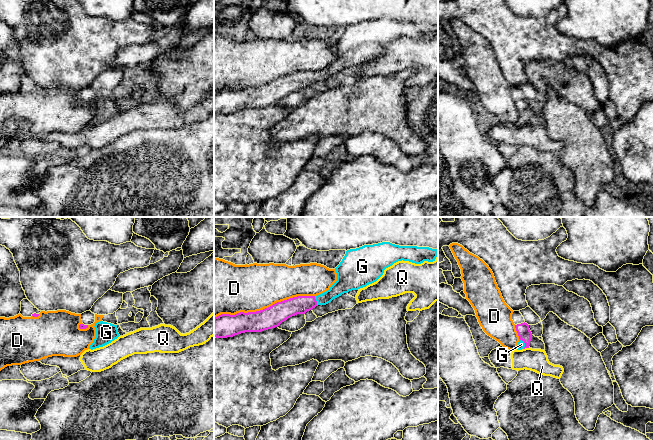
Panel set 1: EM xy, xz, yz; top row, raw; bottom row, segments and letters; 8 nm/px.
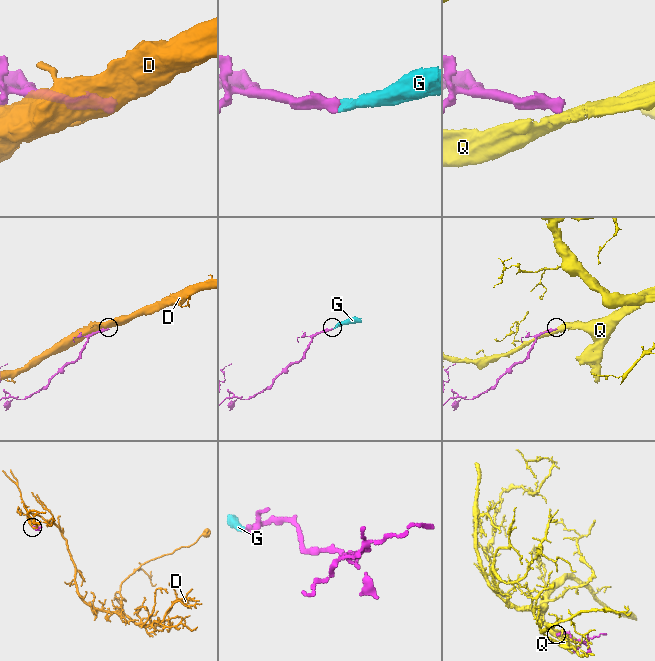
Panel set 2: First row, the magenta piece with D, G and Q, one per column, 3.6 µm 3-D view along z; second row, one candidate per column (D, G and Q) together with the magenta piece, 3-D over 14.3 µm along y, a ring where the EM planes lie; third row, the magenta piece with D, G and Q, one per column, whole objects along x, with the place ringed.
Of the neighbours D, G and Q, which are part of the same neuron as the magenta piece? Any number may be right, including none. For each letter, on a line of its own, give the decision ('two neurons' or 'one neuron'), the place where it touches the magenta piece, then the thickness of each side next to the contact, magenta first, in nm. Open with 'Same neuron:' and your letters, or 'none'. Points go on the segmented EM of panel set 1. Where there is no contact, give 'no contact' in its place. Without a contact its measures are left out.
Same neuron: G
D: two neurons | xz (265, 308) | 170/380 nm
G: one neuron | yz (524, 342) | 110/60 nm
Q: two neurons | yz (526, 347) | 110/180 nm

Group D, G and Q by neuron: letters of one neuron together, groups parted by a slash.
D / G / Q

